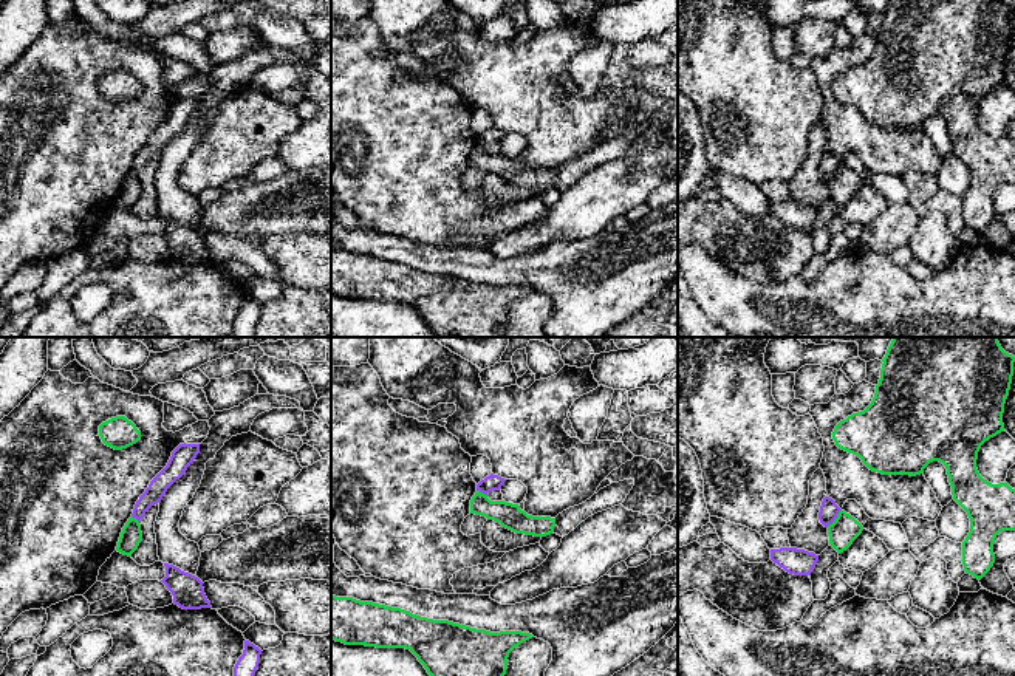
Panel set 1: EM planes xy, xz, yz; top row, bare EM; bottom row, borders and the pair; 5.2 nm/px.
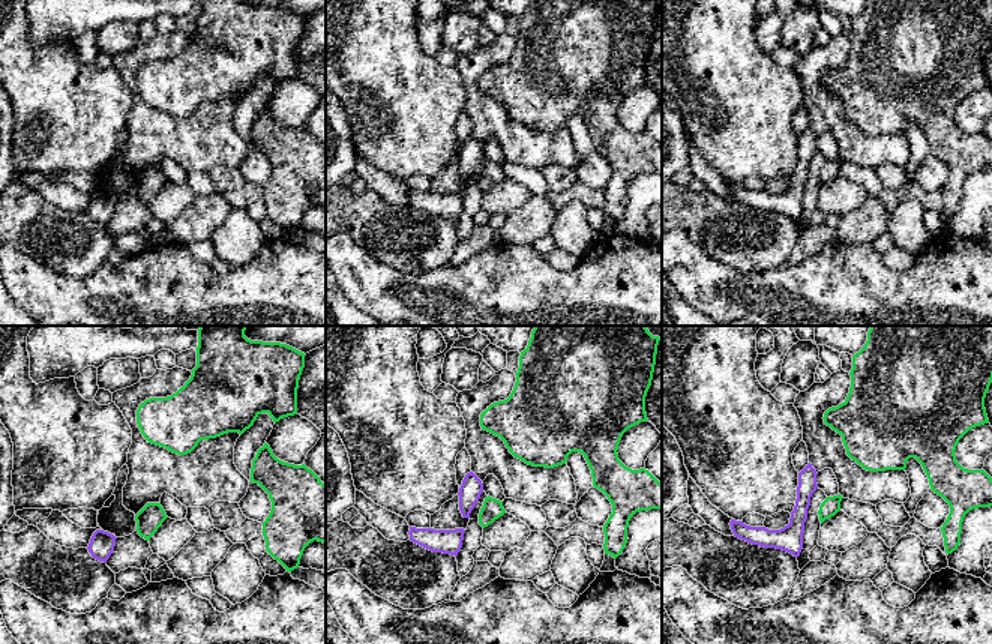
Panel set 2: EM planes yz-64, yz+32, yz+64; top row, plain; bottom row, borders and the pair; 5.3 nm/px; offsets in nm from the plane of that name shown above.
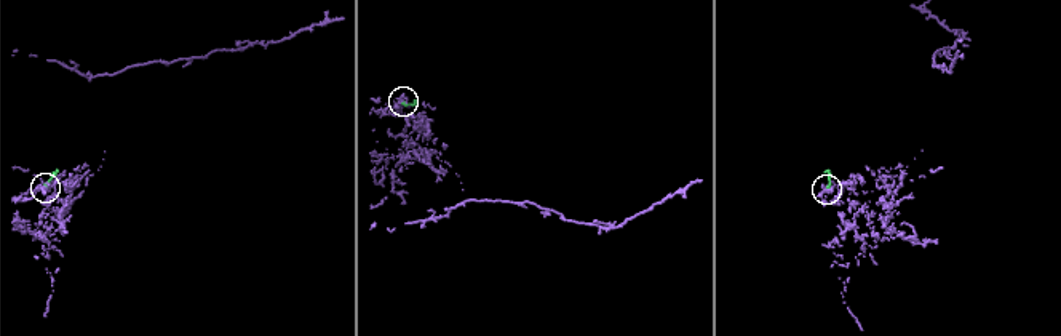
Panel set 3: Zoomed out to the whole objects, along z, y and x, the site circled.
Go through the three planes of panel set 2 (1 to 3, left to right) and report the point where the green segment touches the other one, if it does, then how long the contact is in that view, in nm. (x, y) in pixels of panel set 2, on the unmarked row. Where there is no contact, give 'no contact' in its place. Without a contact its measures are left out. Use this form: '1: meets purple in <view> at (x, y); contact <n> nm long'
1: no contact
2: no contact
3: no contact

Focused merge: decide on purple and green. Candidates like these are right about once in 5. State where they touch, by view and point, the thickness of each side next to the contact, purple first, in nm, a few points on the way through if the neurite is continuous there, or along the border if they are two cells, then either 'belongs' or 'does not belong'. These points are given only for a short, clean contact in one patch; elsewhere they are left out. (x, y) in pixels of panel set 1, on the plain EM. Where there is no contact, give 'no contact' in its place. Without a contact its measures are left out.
yz (836, 170) | 100/150 nm | along yz (840, 163), (837, 170), (827, 180) | does not belong

